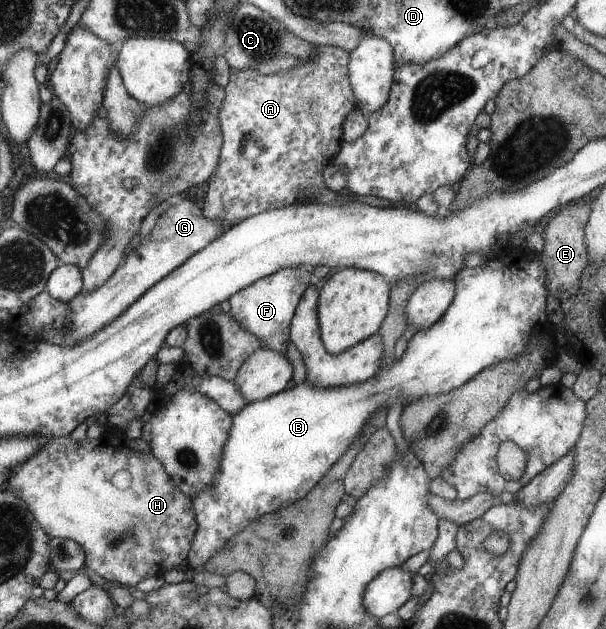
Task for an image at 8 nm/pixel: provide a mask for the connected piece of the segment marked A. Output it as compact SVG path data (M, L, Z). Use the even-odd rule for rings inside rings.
M324 45L315 46L317 55L314 59L302 63L300 67L290 69L285 73L276 73L273 75L262 75L255 71L231 70L230 80L225 87L225 102L222 103L222 124L224 130L224 146L221 148L221 162L218 163L217 170L208 180L208 190L206 190L203 199L200 201L202 214L211 221L216 221L225 227L241 223L251 216L260 214L264 211L279 209L285 206L293 205L298 202L314 202L318 194L325 190L326 181L322 173L326 166L332 164L333 158L341 150L343 140L343 124L349 116L350 110L356 108L356 94L353 92L352 81L349 76L349 52L338 47L329 47ZM308 189L309 194L302 194L303 190Z

